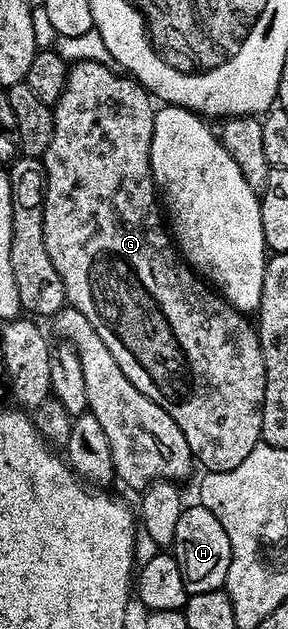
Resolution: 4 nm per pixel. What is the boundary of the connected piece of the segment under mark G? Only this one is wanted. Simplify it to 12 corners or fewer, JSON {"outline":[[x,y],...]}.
{"outline":[[70,64],[49,261],[207,471],[261,442],[259,332],[183,262],[156,104]]}

